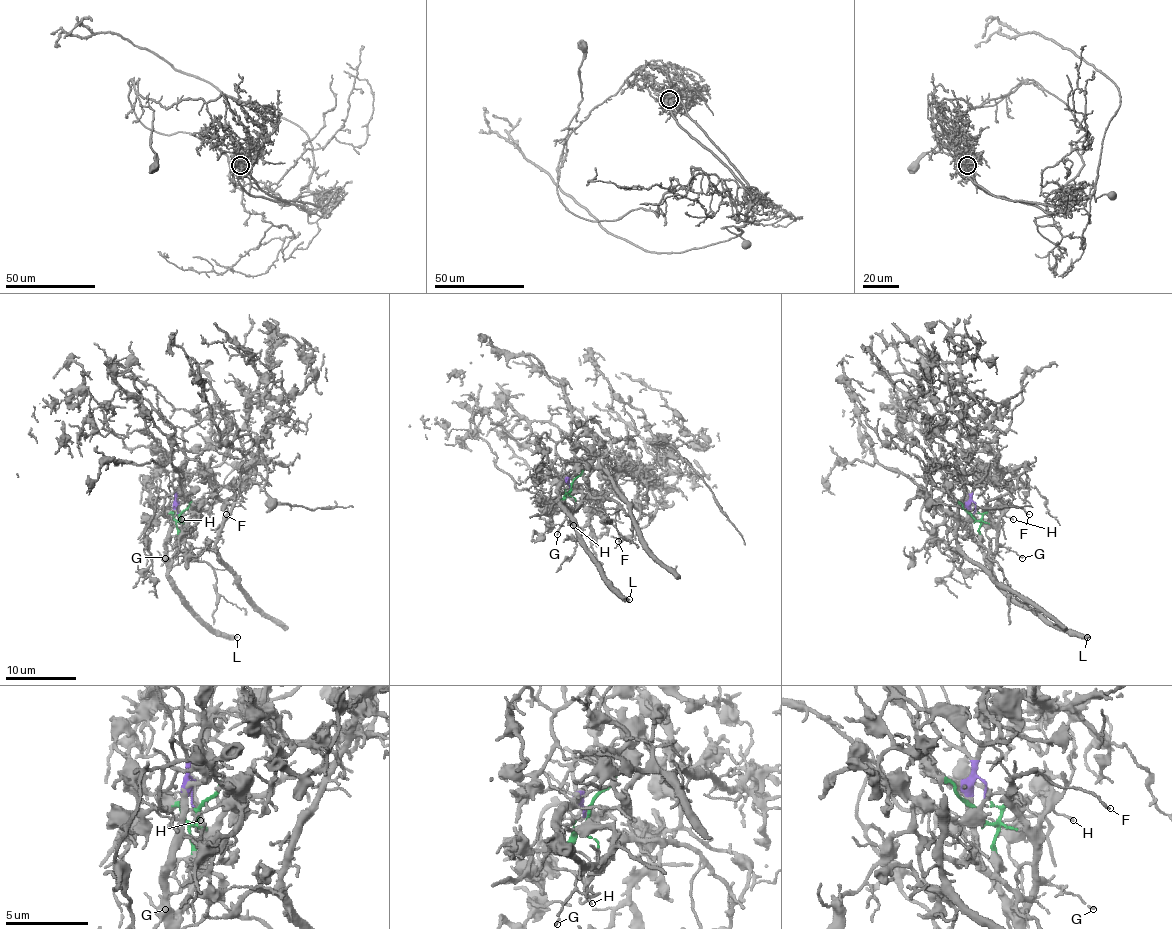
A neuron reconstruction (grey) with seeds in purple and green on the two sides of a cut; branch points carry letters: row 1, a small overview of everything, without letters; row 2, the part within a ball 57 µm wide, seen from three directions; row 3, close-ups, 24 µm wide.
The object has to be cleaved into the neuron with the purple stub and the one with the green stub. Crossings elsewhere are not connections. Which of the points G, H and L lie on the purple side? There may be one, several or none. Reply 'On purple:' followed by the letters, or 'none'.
On purple: G, H, L

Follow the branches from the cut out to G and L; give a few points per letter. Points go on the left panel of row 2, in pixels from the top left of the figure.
G: (177, 514), (176, 501), (167, 547), (170, 558), (176, 549), (174, 547), (165, 558)
L: (177, 514), (176, 501), (167, 546), (167, 579), (213, 629), (238, 636)

